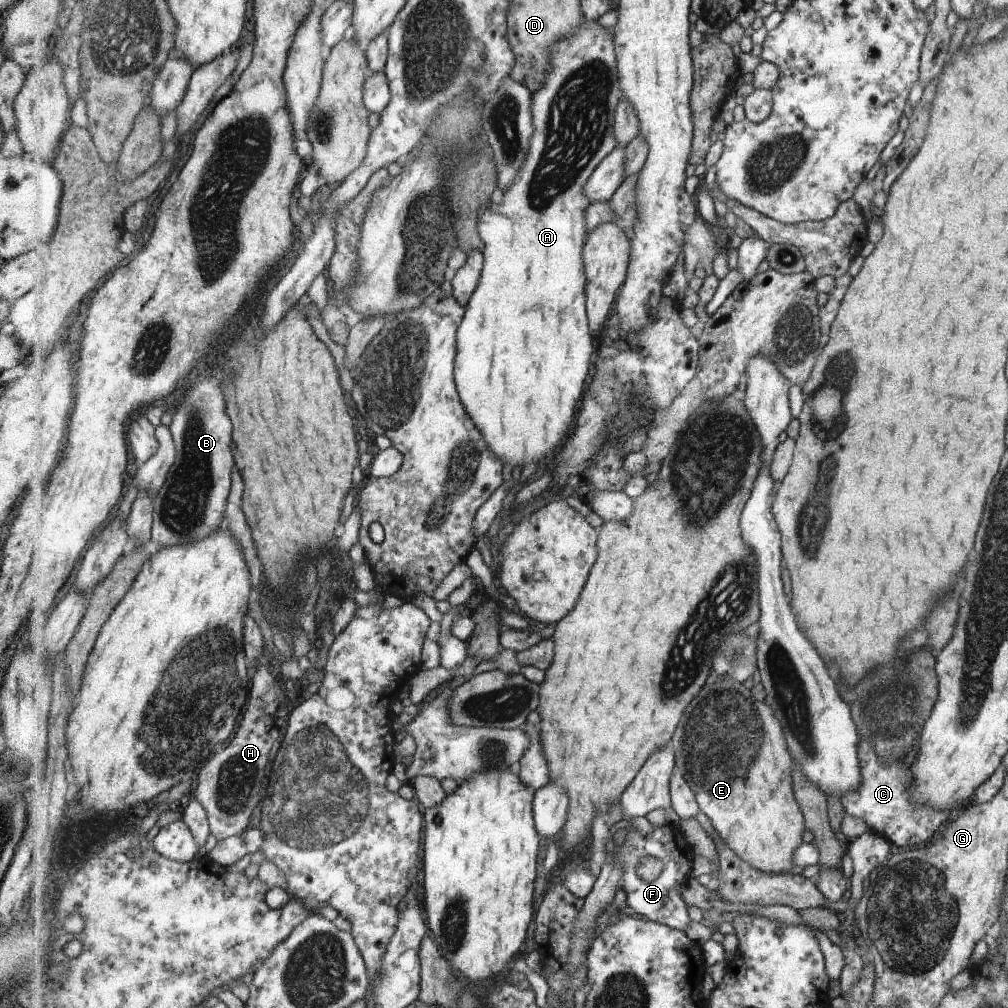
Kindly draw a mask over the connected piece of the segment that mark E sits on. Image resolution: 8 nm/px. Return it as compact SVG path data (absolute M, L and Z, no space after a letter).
M729 676L709 678L705 698L699 694L681 718L671 744L675 748L677 769L693 788L700 809L709 818L715 831L731 850L735 850L751 866L769 872L796 871L795 850L803 844L806 820L793 786L794 758L789 752L784 727L771 706L757 700L751 689Z

